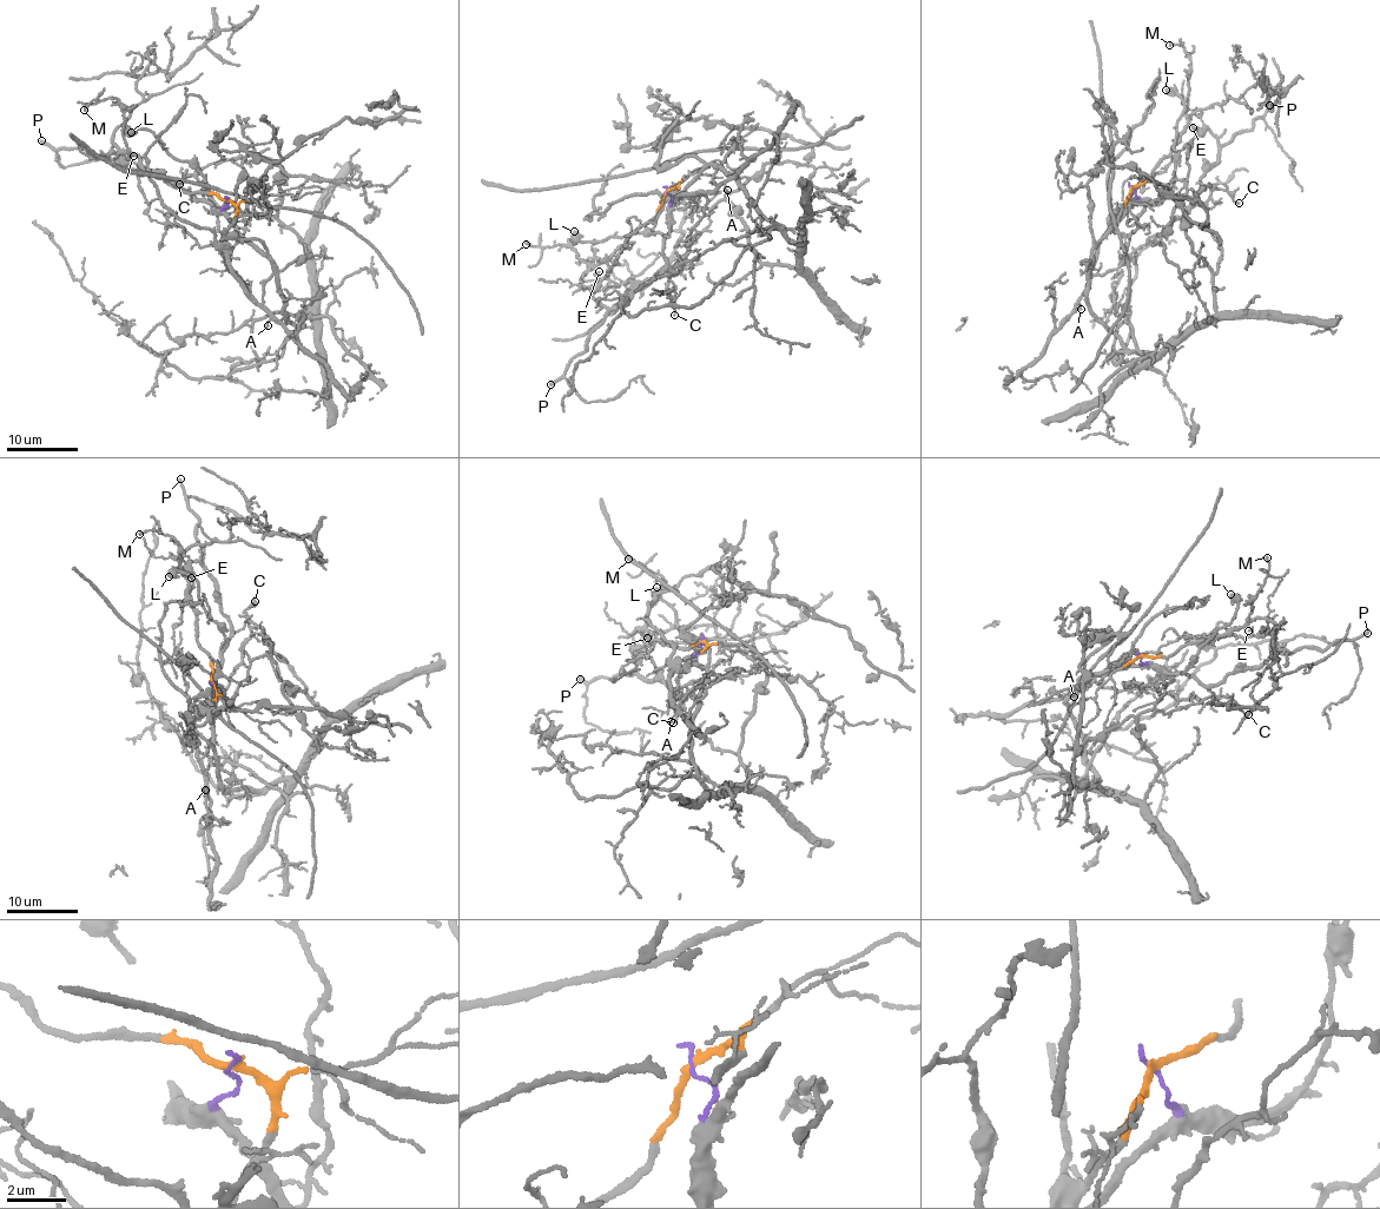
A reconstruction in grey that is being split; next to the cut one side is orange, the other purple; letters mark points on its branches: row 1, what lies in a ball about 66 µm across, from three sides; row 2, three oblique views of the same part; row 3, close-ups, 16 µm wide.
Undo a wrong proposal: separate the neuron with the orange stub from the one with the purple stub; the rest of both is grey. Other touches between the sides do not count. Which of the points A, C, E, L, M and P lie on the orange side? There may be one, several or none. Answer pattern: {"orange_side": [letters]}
{"orange_side": ["A", "C", "M"]}

